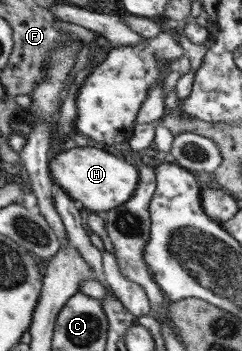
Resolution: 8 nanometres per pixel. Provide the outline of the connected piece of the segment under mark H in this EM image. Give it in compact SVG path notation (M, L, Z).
M77 146L69 150L64 147L53 156L48 160L50 179L58 184L68 197L90 212L106 212L127 202L137 186L137 169L121 153L113 154L108 150Z

